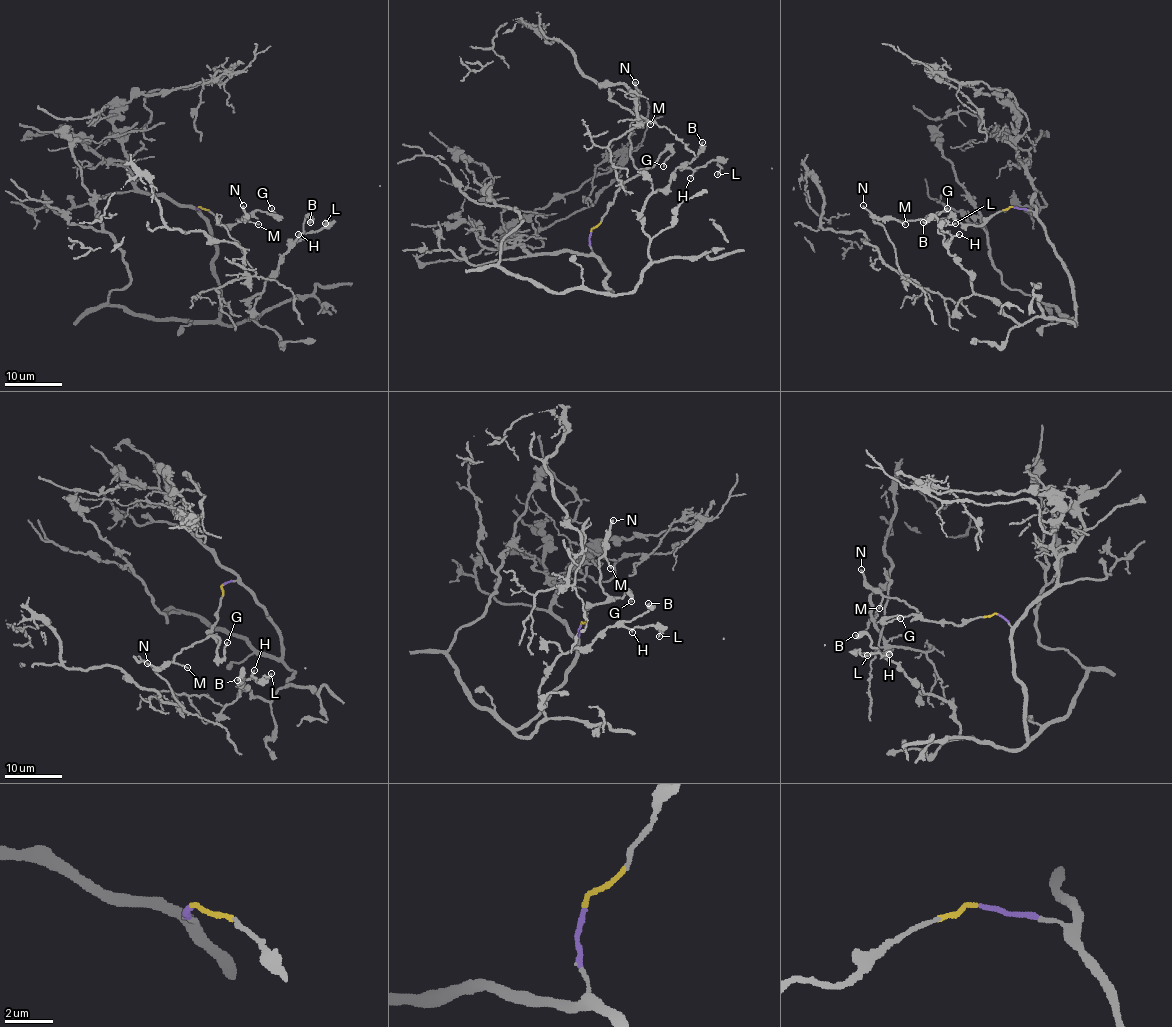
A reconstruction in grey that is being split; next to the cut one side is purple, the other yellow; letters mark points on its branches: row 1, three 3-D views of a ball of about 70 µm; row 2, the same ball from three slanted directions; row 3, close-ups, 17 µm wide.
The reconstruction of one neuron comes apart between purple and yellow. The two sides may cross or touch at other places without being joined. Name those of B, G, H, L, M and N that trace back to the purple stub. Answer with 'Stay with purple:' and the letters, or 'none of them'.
Stay with purple: B, H, L

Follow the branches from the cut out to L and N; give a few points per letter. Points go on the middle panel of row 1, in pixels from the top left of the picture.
L: (591, 232), (606, 284), (630, 293), (650, 260), (647, 198), (678, 167), (715, 160), (717, 174)
N: (591, 231), (614, 199), (614, 193), (637, 173), (629, 138), (630, 122), (636, 117), (637, 88), (634, 82)

